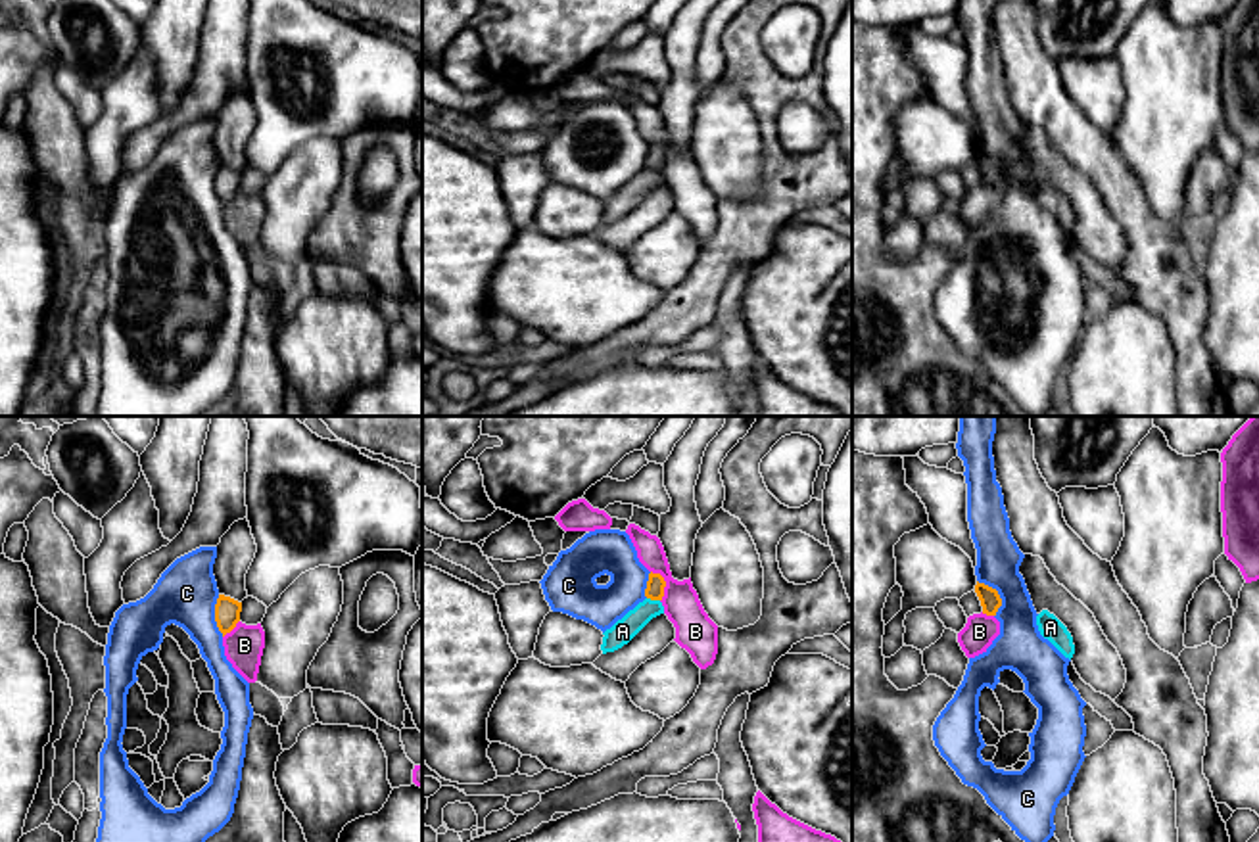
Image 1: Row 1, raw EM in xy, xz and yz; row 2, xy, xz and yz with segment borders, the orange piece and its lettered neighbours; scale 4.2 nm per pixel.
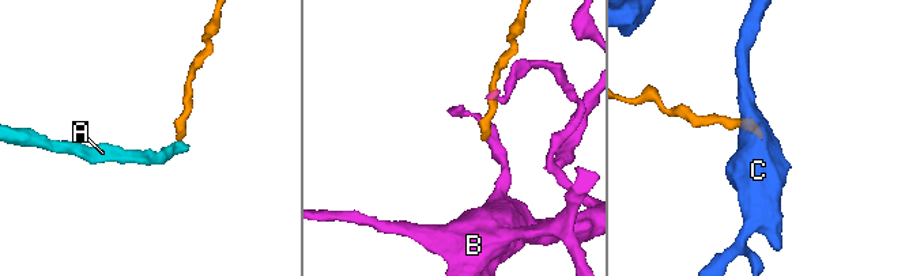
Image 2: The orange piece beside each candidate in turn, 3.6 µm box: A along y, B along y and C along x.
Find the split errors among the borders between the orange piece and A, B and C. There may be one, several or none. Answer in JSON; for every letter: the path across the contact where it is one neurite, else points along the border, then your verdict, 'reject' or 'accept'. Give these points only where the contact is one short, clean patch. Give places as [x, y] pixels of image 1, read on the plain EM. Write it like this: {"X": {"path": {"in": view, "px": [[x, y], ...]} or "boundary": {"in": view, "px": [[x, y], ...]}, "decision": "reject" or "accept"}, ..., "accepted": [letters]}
{"A": {"boundary": {"in": "xz", "px": [[647, 167], [659, 171]]}, "decision": "reject"}, "B": {"decision": "reject"}, "C": {"boundary": {"in": "yz", "px": [[977, 150], [991, 156], [1000, 169], [995, 187]]}, "decision": "reject"}, "accepted": []}

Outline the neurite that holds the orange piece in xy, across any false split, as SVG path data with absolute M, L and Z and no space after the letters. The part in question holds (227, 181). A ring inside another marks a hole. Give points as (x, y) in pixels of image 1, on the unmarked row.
M219 165L215 175L215 192L223 207L236 198L236 194L240 192L240 182L242 182L242 173Z

